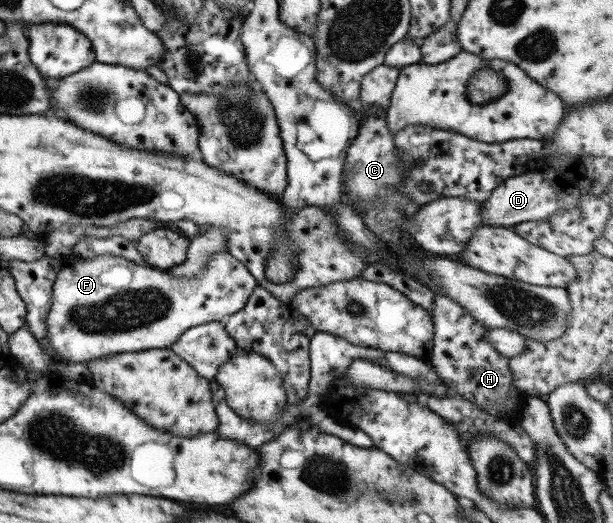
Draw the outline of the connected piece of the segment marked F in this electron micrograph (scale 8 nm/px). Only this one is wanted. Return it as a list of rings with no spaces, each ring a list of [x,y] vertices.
[[[227,251],[210,255],[206,267],[195,278],[173,278],[166,270],[135,265],[118,255],[98,255],[93,259],[69,258],[56,271],[50,308],[45,316],[46,340],[65,363],[88,362],[113,354],[170,348],[190,327],[221,321],[239,311],[256,286],[248,269]]]

